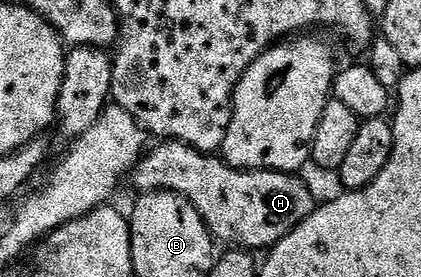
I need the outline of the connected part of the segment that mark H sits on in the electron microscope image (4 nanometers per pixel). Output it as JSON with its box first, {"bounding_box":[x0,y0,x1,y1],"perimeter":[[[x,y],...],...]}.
{"bounding_box":[130,140,318,252],"perimeter":[[[171,140],[160,144],[157,150],[149,149],[145,153],[132,171],[130,182],[133,182],[140,192],[179,194],[196,209],[198,216],[202,216],[202,220],[208,225],[209,234],[217,243],[225,242],[228,248],[243,248],[248,252],[264,252],[277,246],[291,230],[304,223],[318,205],[318,199],[312,195],[311,188],[295,173],[278,170],[236,170],[229,166],[223,157],[204,154],[192,146],[185,146],[183,142]]]}

